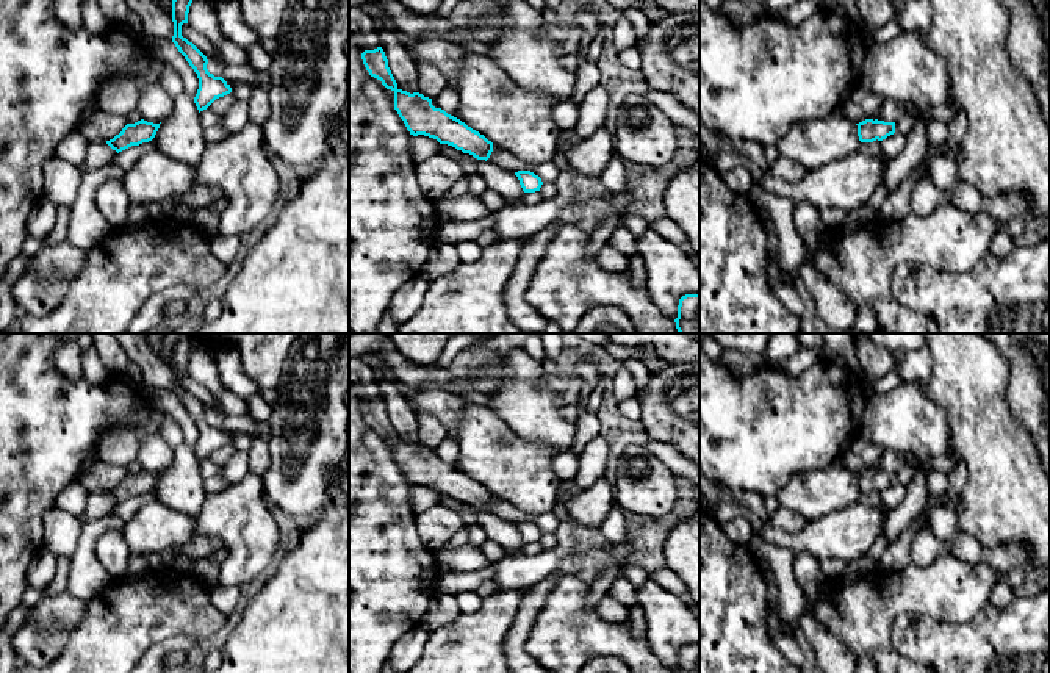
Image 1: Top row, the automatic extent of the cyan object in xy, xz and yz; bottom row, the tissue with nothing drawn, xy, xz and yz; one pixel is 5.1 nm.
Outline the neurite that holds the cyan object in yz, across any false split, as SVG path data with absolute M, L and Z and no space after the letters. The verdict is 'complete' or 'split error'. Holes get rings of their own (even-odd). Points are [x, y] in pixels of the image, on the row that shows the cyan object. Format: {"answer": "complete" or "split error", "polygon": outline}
{"answer": "complete", "polygon": "M865 119L858 125L858 136L861 142L883 141L895 133L895 122L884 122L878 119Z"}

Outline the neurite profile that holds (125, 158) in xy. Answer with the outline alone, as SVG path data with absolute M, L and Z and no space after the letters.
M142 142L139 146L131 146L122 152L119 152L111 164L122 167L124 171L128 171L146 152L156 150L155 142Z

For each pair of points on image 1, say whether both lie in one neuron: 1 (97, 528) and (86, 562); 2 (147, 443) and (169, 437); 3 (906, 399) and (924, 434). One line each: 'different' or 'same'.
1: same
2: different
3: same

